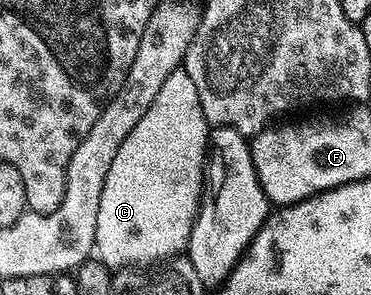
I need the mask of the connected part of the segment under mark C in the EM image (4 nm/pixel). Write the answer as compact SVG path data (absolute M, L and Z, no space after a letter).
M185 68L176 69L171 71L171 75L167 75L163 87L159 87L159 95L155 95L155 101L151 103L151 107L147 107L147 113L143 115L143 119L139 119L139 123L135 123L135 128L141 129L141 173L137 173L137 169L129 169L129 173L125 173L125 161L129 161L129 157L125 157L125 149L129 149L129 141L123 139L123 145L119 147L115 159L111 162L111 169L107 171L107 179L103 183L103 195L99 195L99 217L95 219L93 247L96 260L101 260L98 262L110 271L130 266L132 263L162 261L166 257L175 257L186 252L193 220L197 214L197 206L201 204L201 186L205 180L205 163L211 126L203 115L203 107L199 103L199 91L195 91L195 83L191 83L191 75L187 75Z

